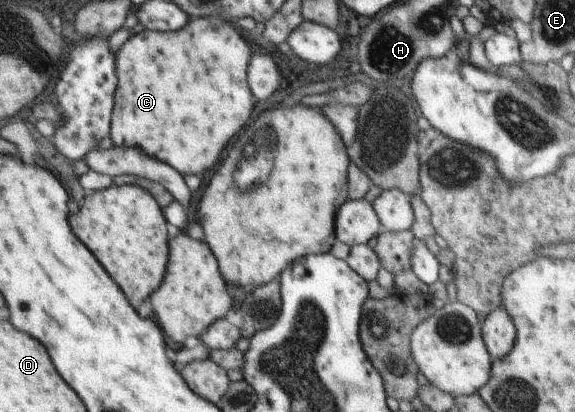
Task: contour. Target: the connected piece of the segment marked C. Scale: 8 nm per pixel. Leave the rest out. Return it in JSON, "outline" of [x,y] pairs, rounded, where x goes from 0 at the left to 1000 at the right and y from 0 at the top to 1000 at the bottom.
{"outline":[[[357,44],[332,49],[322,73],[273,78],[250,73],[228,87],[202,129],[203,218],[191,291],[190,333],[198,354],[252,359],[252,374],[277,383],[318,427],[351,427],[367,413],[398,340],[426,306],[440,277],[440,243],[426,204],[426,170],[438,138],[430,80],[416,73],[407,53],[367,68]]]}

